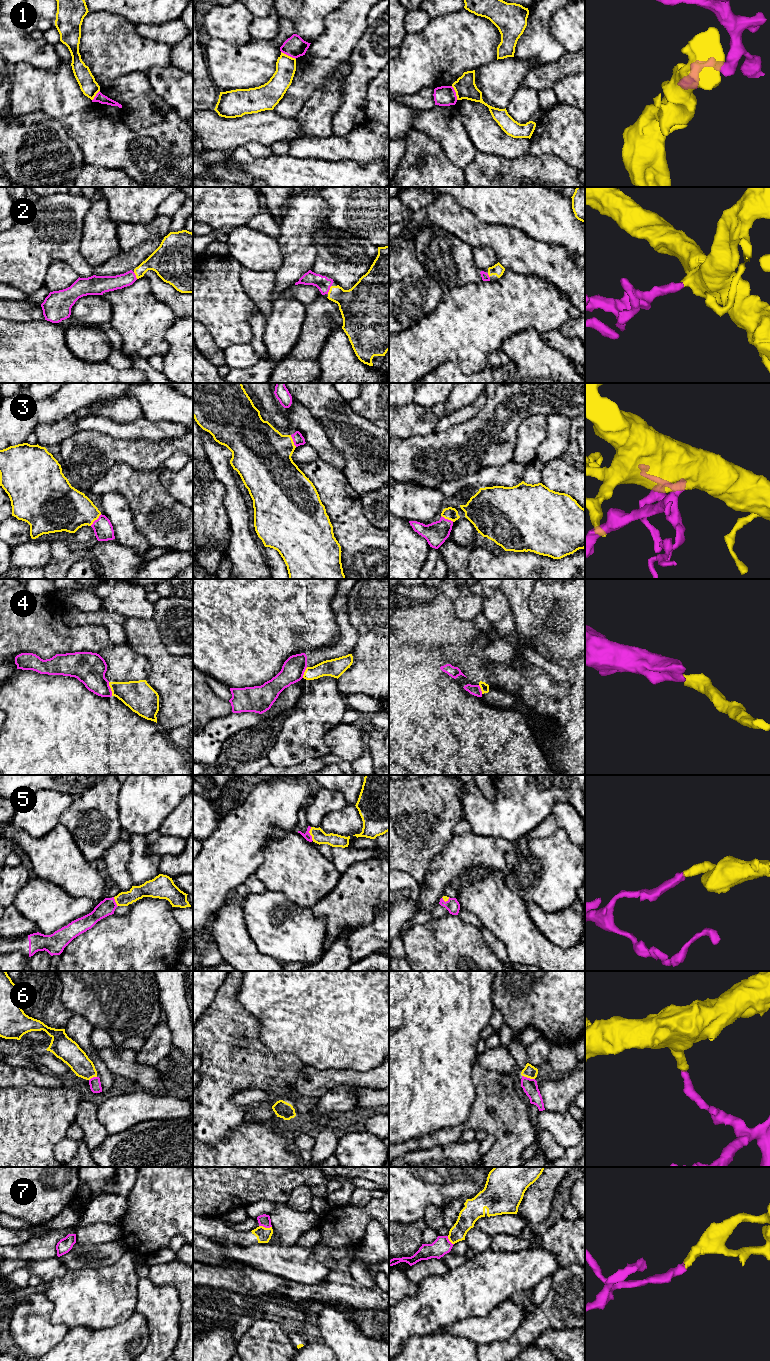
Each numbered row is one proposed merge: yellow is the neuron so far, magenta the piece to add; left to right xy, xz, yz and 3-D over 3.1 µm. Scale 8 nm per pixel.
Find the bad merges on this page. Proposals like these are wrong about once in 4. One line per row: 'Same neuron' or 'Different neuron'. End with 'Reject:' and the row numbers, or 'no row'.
1: Different neuron
2: Same neuron
3: Same neuron
4: Different neuron
5: Same neuron
6: Same neuron
7: Same neuron
Reject: 1, 4

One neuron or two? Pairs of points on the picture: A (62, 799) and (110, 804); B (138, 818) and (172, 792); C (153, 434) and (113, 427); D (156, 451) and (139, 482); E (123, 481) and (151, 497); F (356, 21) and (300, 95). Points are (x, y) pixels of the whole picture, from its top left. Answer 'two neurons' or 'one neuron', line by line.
A: two neurons
B: one neuron
C: one neuron
D: two neurons
E: one neuron
F: one neuron

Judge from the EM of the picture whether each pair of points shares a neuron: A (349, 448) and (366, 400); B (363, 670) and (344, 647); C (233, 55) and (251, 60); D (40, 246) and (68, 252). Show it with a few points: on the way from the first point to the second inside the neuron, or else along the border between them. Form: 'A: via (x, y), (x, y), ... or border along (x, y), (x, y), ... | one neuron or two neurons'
A: border along (349, 402), (349, 405), (356, 413), (378, 426) | two neurons
B: border along (355, 630), (357, 640), (349, 653) | two neurons
C: via (237, 59), (247, 60) | one neuron
D: via (47, 246), (61, 246) | one neuron

